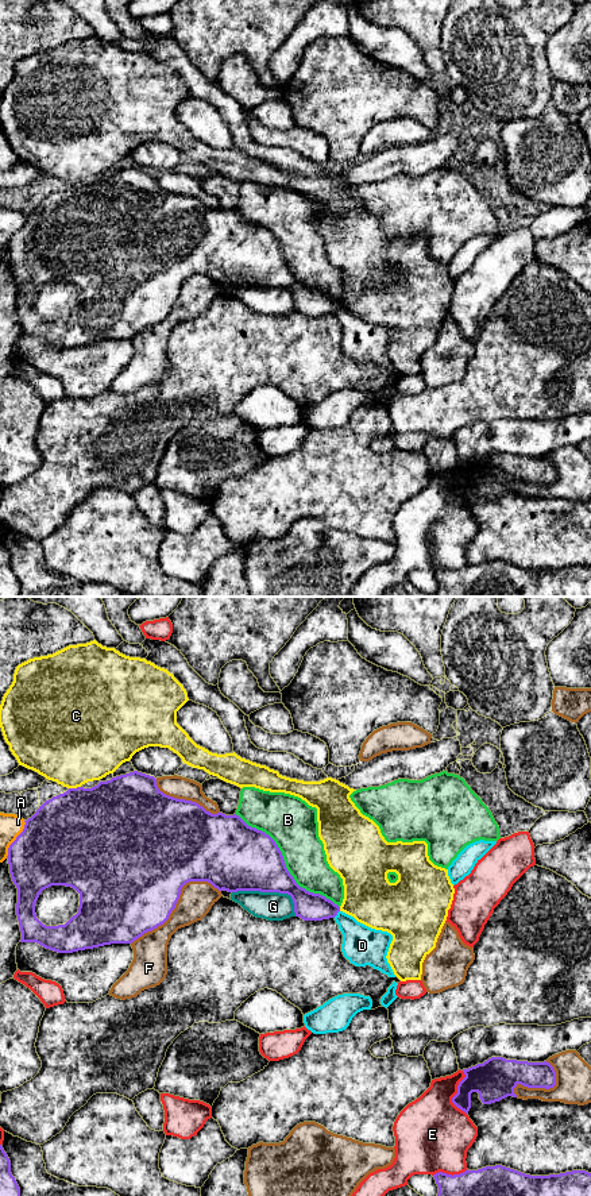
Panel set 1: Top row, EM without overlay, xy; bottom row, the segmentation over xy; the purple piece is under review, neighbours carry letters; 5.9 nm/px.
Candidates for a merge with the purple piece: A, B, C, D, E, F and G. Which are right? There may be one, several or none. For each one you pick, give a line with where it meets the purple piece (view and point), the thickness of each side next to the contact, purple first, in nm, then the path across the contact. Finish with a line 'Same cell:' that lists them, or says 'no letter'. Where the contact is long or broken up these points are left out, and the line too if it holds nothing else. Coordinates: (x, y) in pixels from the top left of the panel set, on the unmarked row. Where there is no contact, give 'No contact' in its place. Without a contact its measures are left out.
Same cell: no letter

